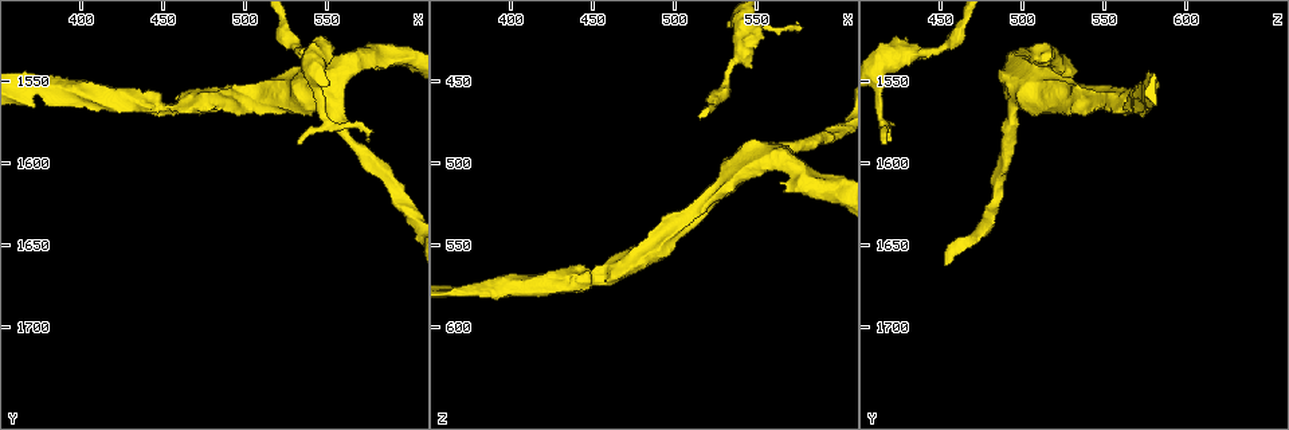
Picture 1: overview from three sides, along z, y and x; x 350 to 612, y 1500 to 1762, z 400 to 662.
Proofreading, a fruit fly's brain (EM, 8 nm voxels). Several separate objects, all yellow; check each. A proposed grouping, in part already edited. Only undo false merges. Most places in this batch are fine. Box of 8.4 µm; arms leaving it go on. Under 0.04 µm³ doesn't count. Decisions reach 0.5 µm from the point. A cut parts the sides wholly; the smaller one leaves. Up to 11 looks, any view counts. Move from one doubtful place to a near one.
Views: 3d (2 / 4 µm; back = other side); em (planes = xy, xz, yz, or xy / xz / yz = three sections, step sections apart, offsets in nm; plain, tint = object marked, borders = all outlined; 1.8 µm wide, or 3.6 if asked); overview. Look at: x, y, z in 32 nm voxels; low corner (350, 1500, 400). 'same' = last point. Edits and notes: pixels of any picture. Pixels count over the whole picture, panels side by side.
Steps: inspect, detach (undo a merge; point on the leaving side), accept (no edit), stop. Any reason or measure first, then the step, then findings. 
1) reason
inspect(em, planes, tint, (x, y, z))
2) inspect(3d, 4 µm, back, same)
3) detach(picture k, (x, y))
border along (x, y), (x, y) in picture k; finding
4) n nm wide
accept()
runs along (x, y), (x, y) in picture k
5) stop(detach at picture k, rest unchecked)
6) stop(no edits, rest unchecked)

a narrow waist
inspect(3d, 2 µm, (530, 1530, 444))

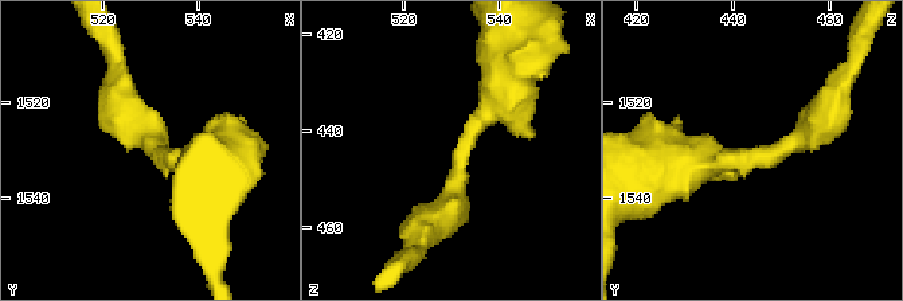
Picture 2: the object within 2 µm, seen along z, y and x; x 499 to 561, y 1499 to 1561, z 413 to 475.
arms of 240, 440 nm
inspect(em, yz, step 8, tint, (532, 1531, 446))

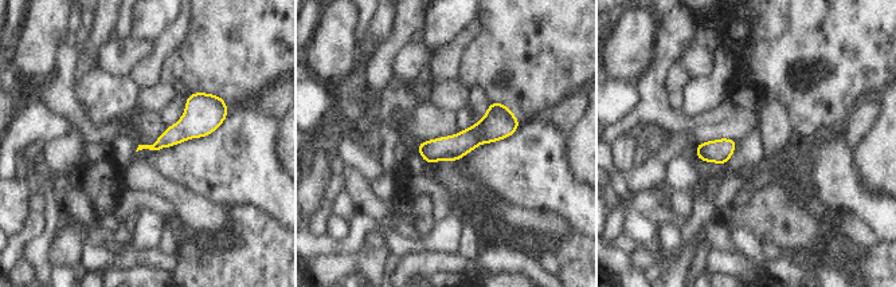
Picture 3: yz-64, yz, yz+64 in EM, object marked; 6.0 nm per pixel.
inspect(em, planes, borders, same)

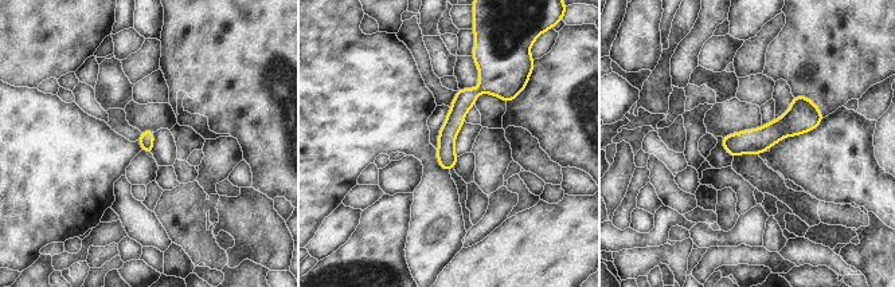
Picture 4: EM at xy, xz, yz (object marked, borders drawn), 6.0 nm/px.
90 nm wide
accept()
runs along (491, 71), (457, 110), (446, 166) in picture 4; one neuron here

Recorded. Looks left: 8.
branch point
inspect(em, 3.6 µm, yz, step 16, plain, (532, 1558, 510))

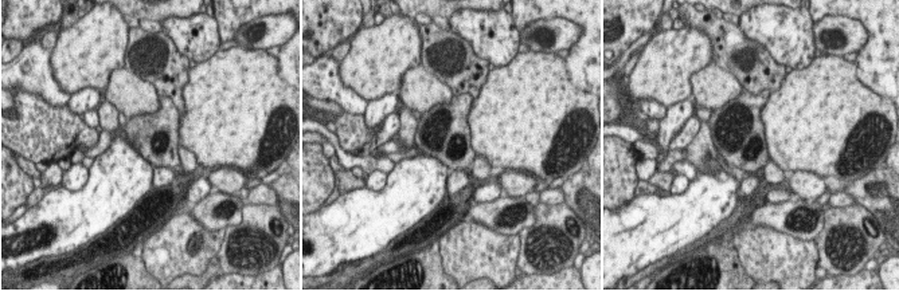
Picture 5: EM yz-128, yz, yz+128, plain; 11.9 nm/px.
inspect(em, 3.6 µm, yz, step 16, tint, same)

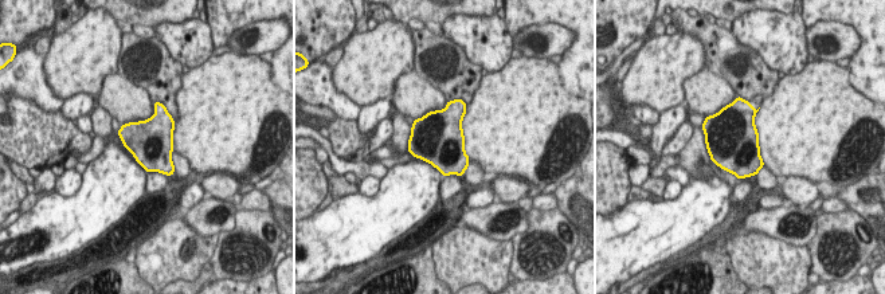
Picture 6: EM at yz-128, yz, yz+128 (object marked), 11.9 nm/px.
accept()
one neuron here

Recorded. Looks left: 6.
sudden change in width
inspect(em, planes, tint, (474, 1564, 560))

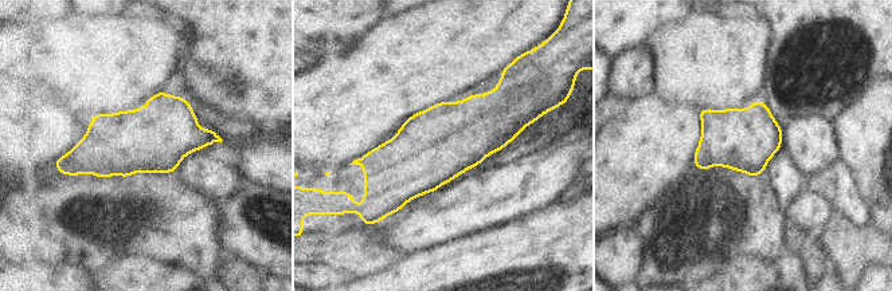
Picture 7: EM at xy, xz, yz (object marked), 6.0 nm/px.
accept()
all the same neuron

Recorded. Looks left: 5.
side arm on a straight run
inspect(em, xz, step 16, tint, (376, 1554, 576))

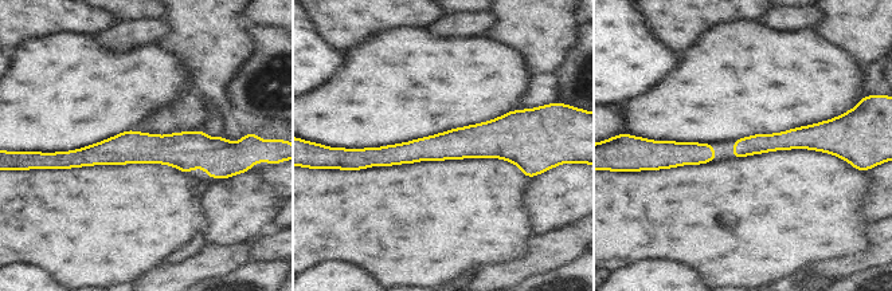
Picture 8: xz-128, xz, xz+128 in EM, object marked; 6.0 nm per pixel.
inspect(em, planes, borders, same)

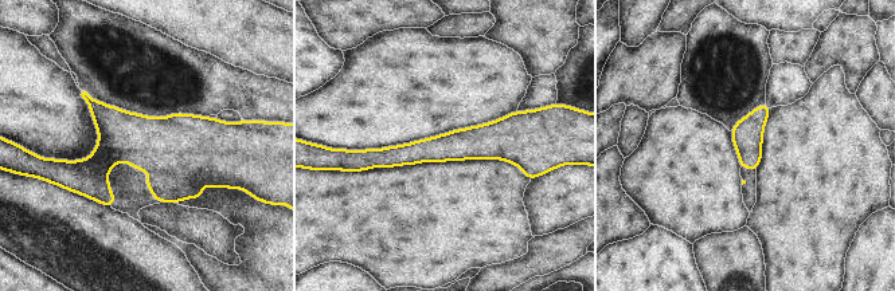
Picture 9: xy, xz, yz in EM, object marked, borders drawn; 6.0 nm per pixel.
accept()
continuous, no second neuron

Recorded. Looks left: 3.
stop(no edits, rest unchecked)

